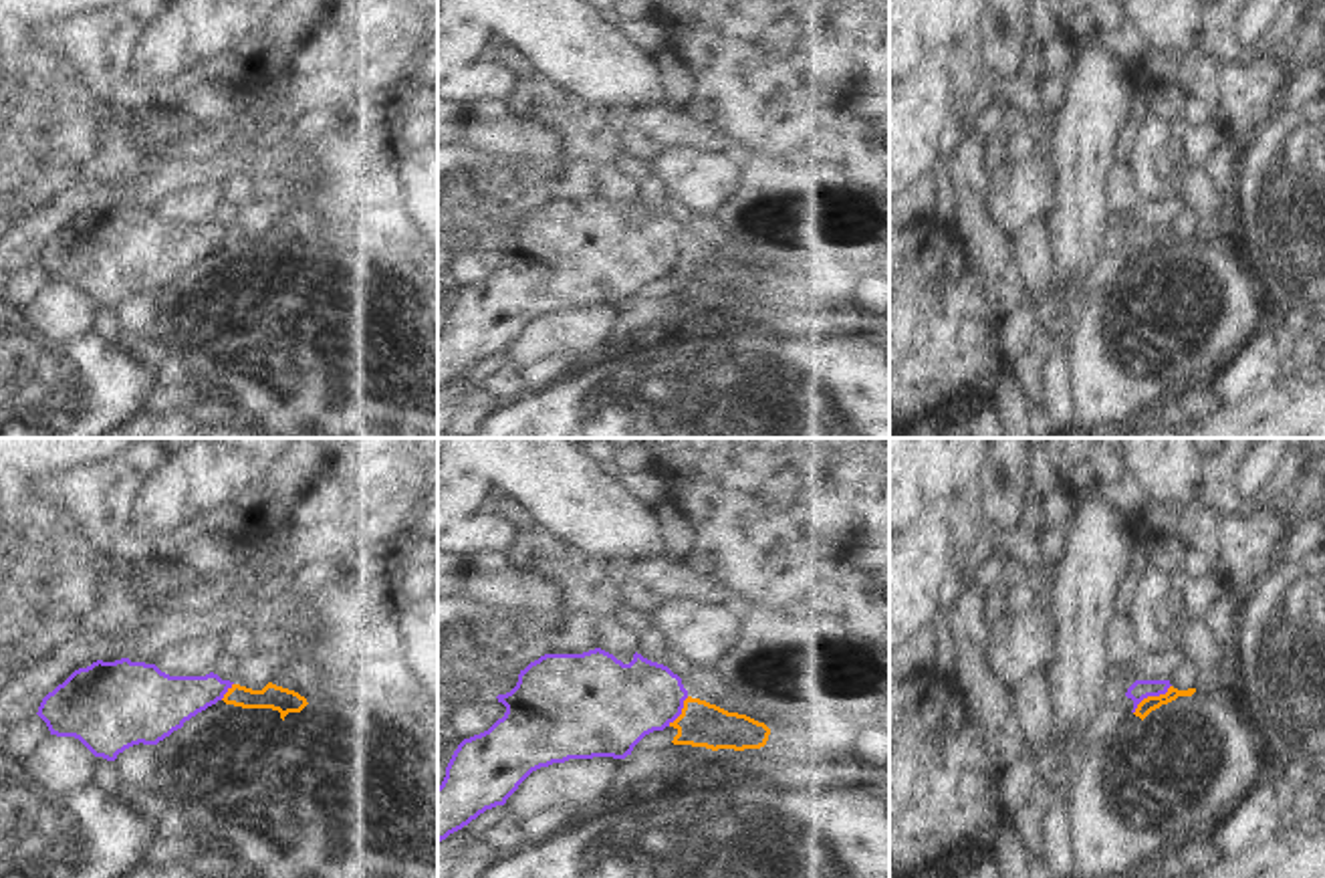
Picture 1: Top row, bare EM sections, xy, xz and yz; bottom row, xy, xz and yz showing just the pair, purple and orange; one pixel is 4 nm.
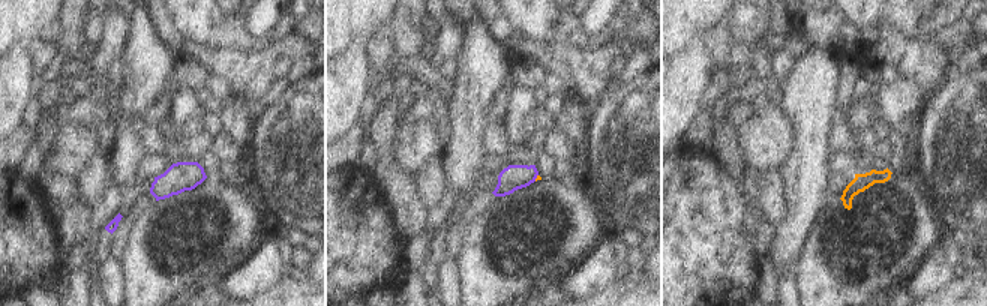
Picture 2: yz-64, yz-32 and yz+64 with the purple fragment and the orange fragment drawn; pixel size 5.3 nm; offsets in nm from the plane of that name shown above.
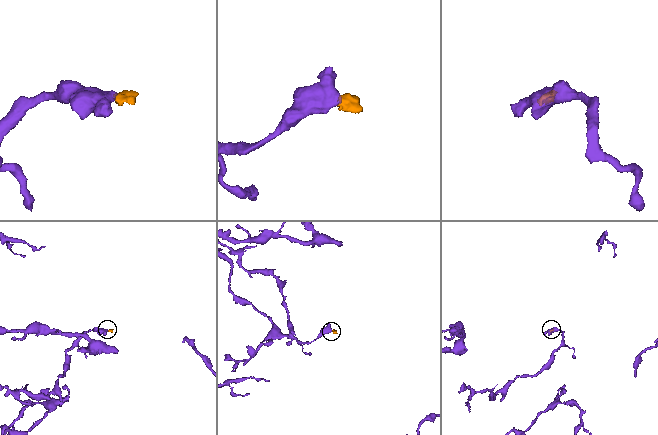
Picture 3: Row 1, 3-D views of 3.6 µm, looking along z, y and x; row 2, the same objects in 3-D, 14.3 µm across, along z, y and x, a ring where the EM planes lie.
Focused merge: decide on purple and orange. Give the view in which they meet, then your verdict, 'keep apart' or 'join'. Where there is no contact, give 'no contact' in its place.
yz | keep apart

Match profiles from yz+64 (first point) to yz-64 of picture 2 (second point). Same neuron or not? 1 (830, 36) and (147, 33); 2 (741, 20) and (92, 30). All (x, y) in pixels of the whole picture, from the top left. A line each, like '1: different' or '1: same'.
1: different
2: different

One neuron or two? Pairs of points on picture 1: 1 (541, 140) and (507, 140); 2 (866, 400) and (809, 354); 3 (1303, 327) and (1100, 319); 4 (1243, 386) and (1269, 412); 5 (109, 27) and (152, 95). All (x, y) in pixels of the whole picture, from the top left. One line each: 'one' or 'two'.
1: one
2: one
3: two
4: two
5: one

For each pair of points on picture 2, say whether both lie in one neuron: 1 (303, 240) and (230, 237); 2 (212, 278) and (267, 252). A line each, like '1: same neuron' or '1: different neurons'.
1: different neurons
2: same neuron

